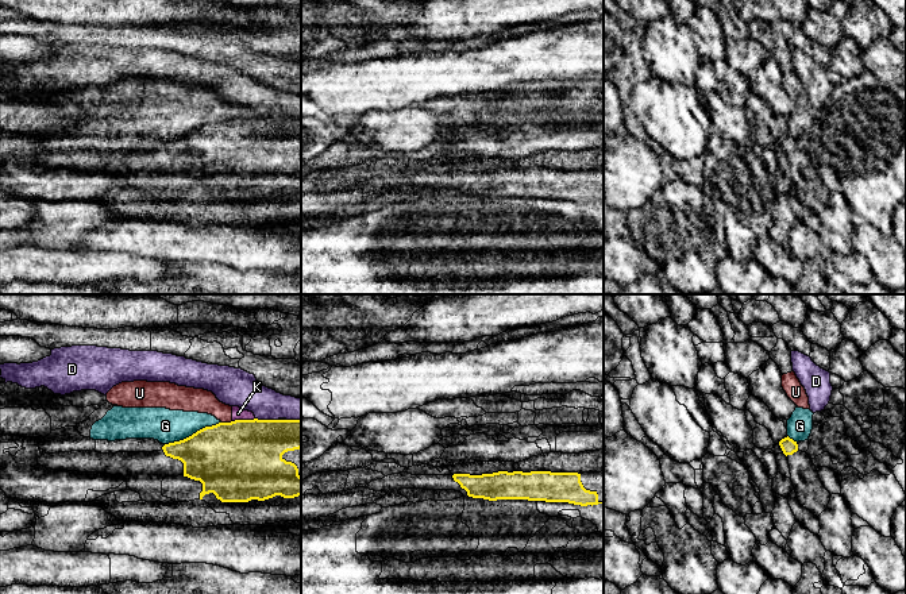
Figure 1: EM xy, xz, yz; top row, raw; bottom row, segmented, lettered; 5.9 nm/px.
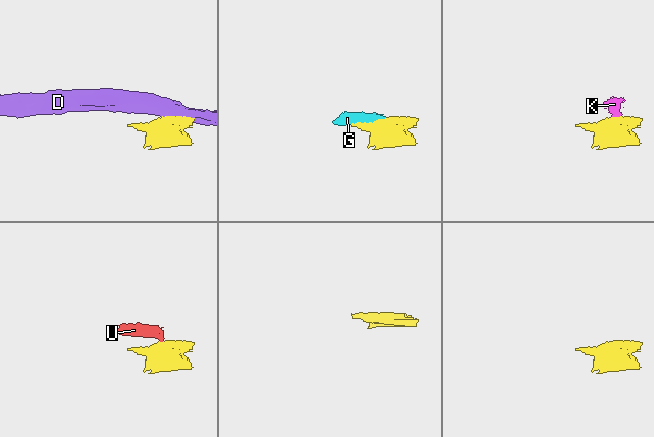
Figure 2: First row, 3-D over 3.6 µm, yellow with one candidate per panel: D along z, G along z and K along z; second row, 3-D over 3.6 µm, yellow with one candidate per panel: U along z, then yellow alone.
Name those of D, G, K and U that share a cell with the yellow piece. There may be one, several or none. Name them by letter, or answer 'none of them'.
none of them

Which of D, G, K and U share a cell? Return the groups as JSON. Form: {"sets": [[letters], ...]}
{"sets": [["D"], ["G", "K", "U"]]}

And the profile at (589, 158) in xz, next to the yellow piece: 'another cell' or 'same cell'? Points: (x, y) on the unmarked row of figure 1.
another cell

